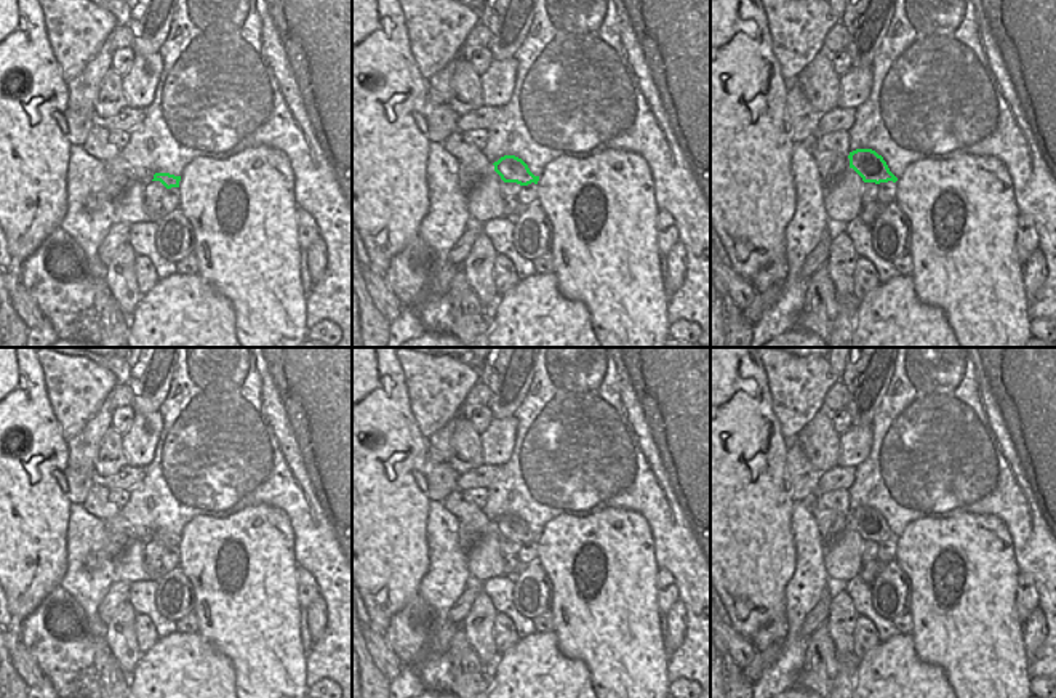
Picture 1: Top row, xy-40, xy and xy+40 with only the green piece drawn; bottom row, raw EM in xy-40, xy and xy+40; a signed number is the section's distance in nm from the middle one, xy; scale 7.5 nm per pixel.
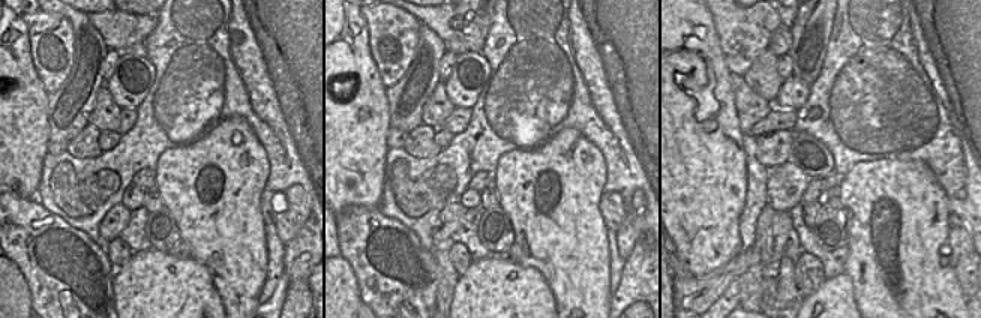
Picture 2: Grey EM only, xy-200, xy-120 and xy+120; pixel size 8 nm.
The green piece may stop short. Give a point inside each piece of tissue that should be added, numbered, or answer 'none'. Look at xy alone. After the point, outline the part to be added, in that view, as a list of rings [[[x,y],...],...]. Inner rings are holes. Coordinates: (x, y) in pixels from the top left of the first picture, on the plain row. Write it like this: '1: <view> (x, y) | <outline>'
none

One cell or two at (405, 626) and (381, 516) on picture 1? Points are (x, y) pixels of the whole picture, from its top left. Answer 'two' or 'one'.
two

